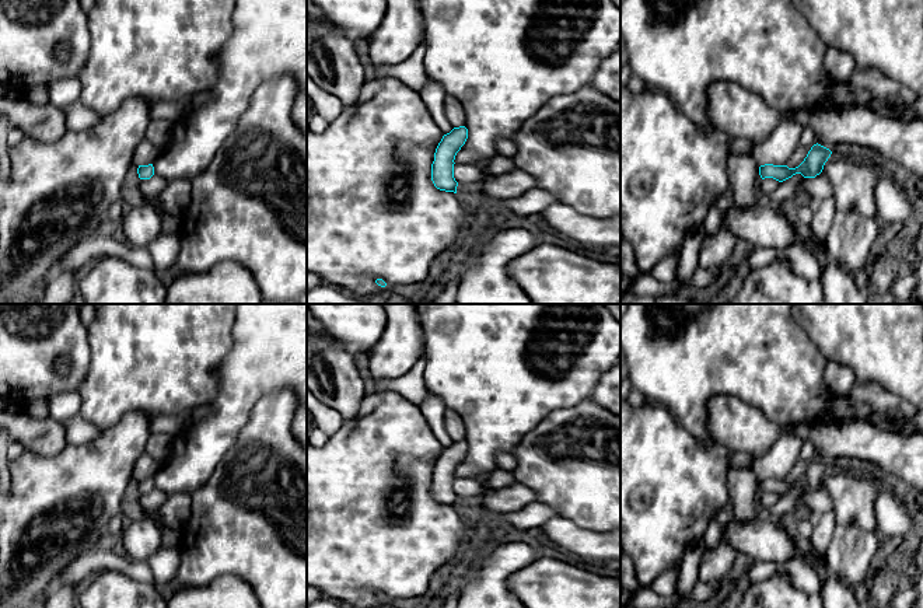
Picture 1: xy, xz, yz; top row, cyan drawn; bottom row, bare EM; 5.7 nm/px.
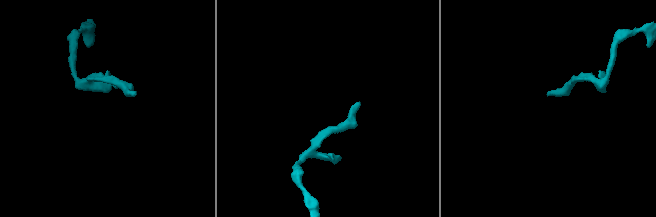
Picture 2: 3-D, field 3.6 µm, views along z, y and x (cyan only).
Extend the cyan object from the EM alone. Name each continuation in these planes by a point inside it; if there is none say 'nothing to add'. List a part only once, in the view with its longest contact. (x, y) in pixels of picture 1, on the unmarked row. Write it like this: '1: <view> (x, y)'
nothing to add

